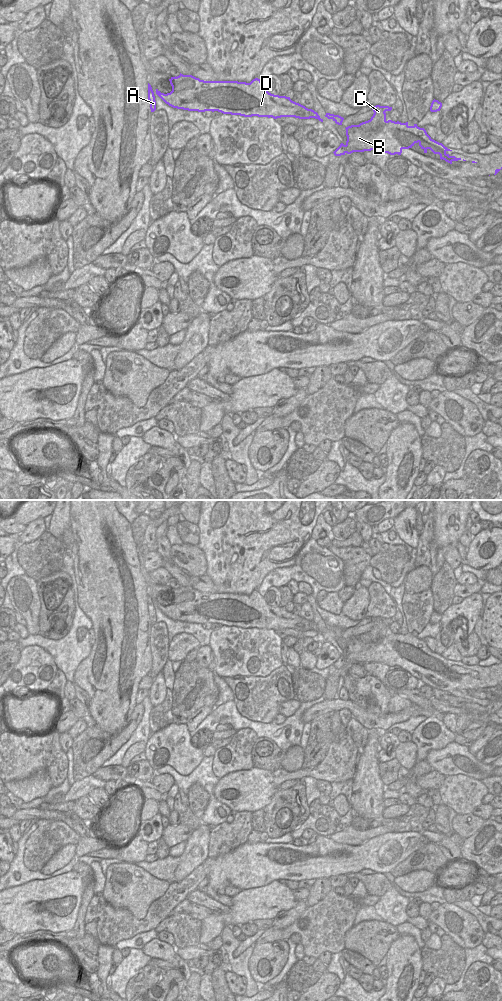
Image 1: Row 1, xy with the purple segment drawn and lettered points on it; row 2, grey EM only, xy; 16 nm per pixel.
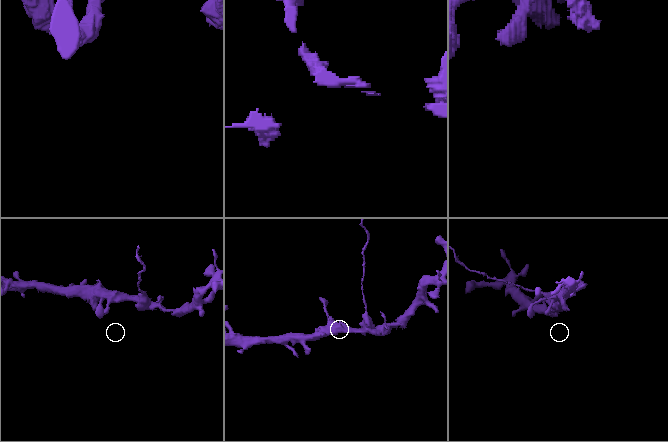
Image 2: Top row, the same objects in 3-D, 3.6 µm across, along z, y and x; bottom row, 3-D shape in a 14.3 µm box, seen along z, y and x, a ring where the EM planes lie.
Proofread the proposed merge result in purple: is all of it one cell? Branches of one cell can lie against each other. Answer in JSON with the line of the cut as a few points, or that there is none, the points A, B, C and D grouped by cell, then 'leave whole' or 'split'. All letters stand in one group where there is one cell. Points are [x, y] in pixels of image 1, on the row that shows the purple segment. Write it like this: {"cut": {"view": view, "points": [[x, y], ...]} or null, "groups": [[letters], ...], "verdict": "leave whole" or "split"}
{"cut": {"view": "xy", "points": [[387, 121], [377, 130], [363, 131], [358, 126]]}, "groups": [["A", "B", "D"], ["C"]], "verdict": "split"}

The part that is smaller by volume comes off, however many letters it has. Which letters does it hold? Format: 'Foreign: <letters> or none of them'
Foreign: C

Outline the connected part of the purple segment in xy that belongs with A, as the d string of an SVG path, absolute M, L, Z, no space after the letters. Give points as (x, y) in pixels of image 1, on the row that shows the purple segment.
M148 83L148 100L151 112L154 112L156 110L156 101L154 94L155 93L153 92L151 85Z

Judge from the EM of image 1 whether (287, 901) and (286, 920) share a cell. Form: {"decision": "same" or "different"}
{"decision": "different"}

